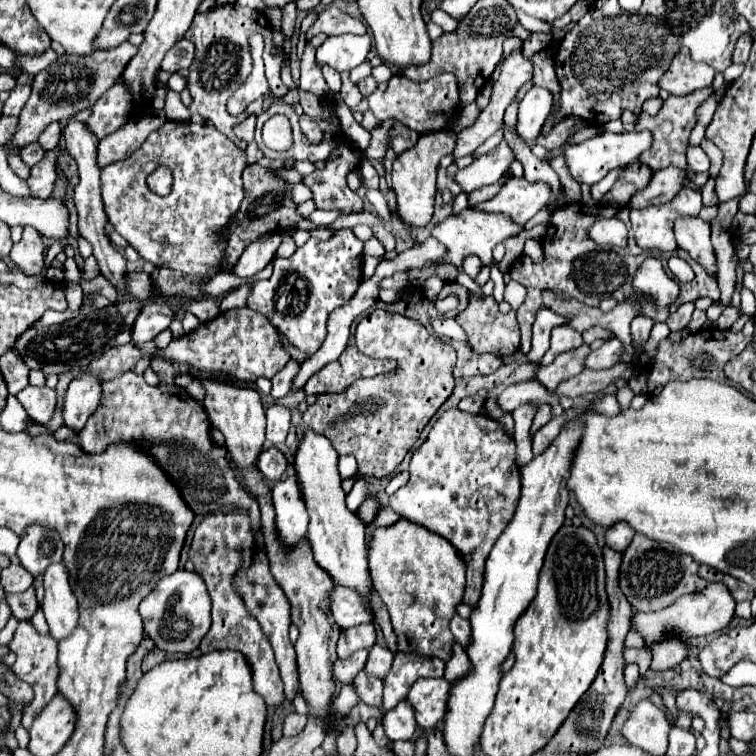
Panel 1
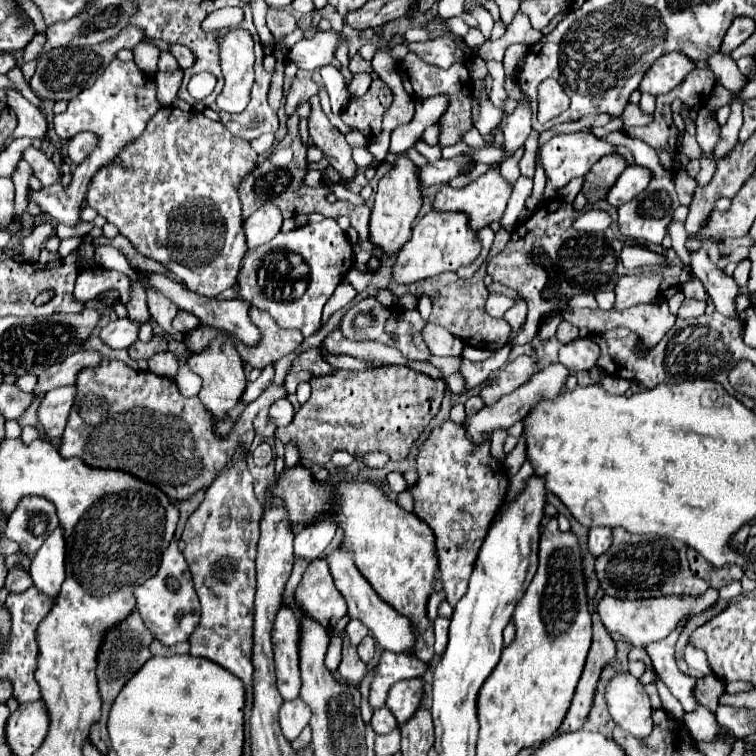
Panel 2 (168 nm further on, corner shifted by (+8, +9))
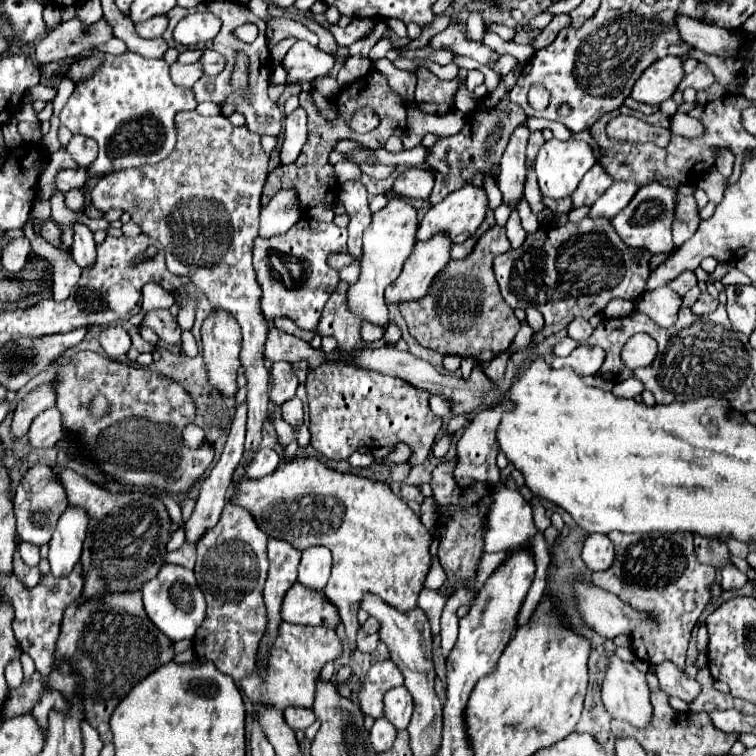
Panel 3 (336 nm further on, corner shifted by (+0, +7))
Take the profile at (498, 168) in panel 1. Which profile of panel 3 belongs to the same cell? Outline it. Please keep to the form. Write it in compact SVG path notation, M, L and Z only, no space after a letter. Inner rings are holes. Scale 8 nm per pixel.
M406 169L404 173L400 173L400 177L394 181L392 191L398 197L406 197L406 199L428 199L430 191L432 191L432 173L428 169Z

